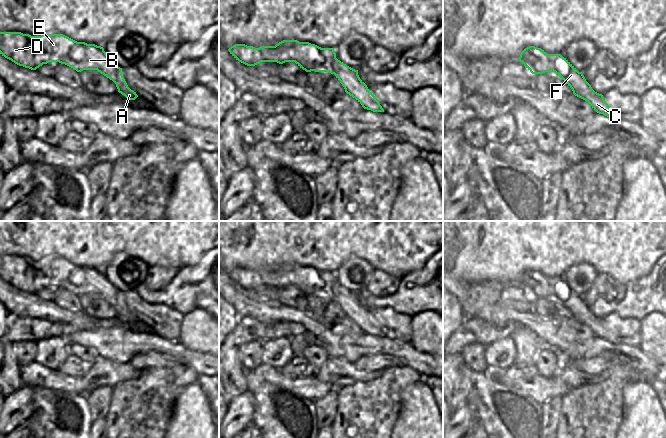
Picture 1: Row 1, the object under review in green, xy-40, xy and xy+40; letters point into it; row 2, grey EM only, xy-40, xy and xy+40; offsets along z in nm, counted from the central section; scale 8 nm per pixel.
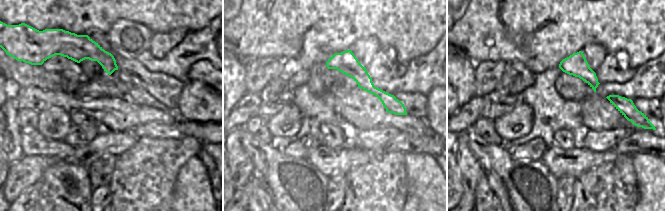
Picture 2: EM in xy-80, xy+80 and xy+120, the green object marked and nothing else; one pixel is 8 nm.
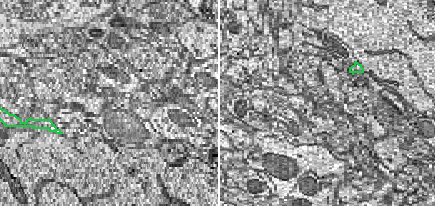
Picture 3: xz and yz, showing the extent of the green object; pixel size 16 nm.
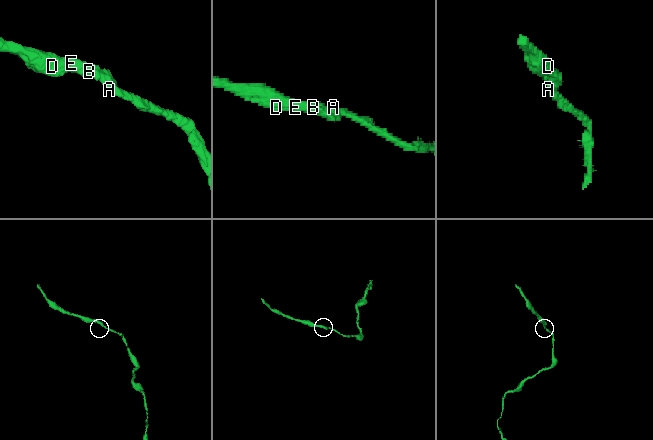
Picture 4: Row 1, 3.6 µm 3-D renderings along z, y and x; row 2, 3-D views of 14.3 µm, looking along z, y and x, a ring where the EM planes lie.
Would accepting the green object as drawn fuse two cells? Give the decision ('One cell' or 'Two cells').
One cell.

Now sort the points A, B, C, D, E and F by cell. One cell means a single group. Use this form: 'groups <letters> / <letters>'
groups A B C D E F

